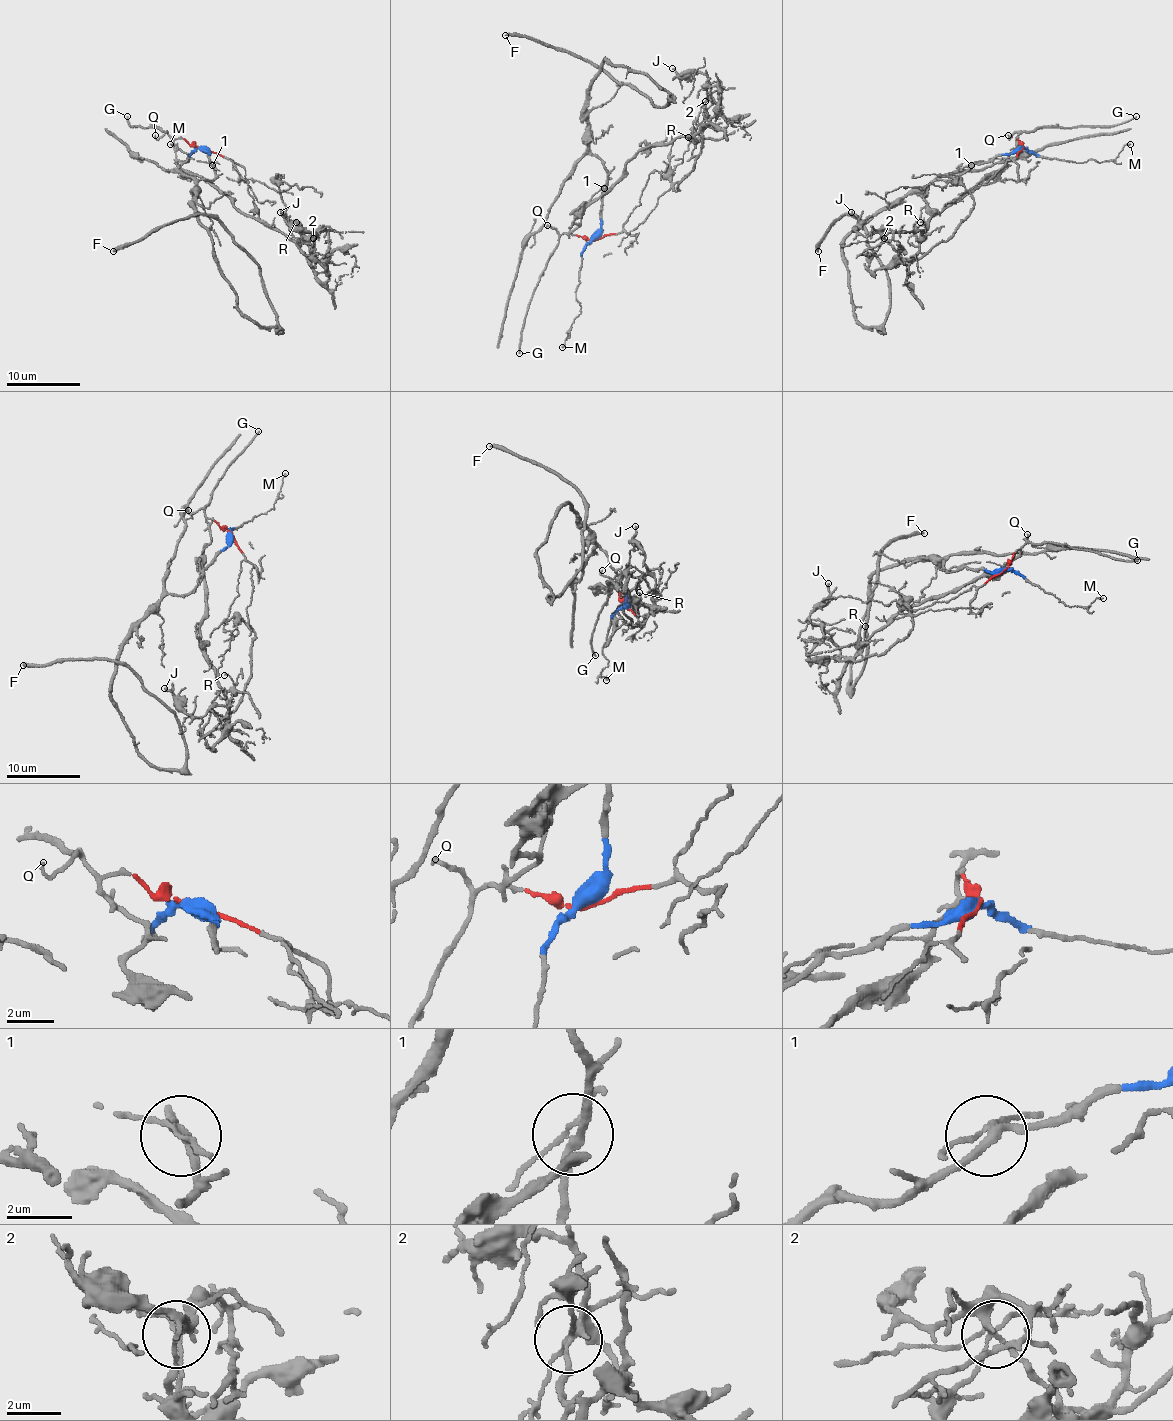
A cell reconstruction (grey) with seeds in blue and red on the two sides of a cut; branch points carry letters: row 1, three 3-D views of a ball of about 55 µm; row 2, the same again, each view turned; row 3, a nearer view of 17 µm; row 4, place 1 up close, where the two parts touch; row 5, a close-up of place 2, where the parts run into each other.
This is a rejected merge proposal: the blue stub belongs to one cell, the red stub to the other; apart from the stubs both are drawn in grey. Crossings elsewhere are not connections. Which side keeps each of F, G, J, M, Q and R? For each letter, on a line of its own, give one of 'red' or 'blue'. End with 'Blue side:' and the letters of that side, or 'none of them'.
F: blue
G: red
J: red
M: blue
Q: red
R: red
Blue side: F, M

